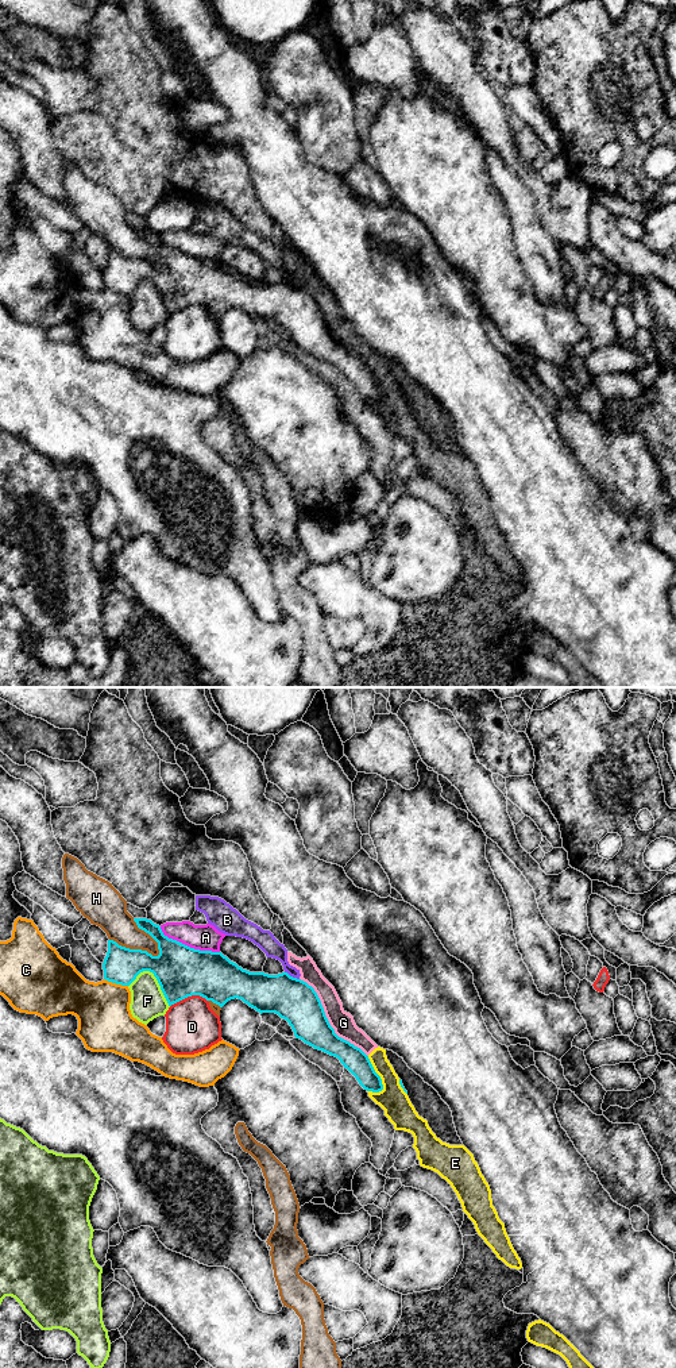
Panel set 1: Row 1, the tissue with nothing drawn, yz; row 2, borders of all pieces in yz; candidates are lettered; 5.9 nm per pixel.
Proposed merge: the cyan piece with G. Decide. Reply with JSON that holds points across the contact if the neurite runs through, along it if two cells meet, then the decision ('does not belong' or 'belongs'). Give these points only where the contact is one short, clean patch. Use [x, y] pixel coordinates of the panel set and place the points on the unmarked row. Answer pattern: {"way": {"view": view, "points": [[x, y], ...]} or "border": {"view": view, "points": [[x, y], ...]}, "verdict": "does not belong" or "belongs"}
{"verdict": "does not belong"}

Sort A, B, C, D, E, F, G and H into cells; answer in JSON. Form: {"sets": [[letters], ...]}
{"sets": [["A"], ["B"], ["C"], ["D"], ["E", "G"], ["F"], ["H"]]}

